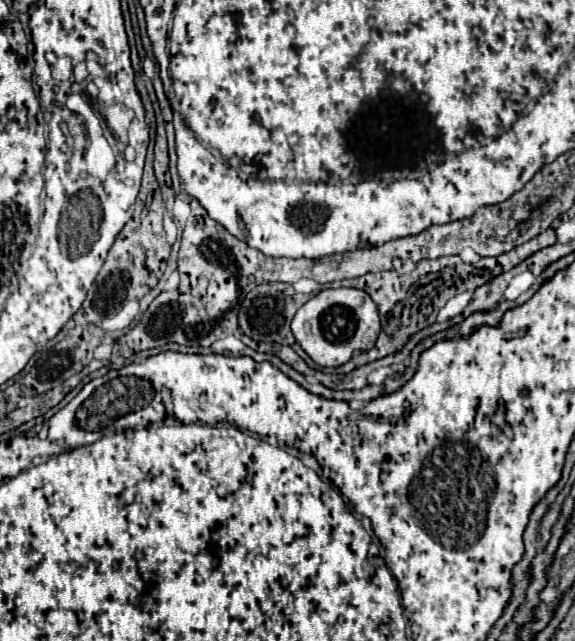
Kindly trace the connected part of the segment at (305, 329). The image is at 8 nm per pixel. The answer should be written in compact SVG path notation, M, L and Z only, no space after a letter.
M346 287L324 289L296 311L292 333L314 363L322 367L338 367L350 361L356 351L368 351L374 347L380 333L380 317L368 293Z

